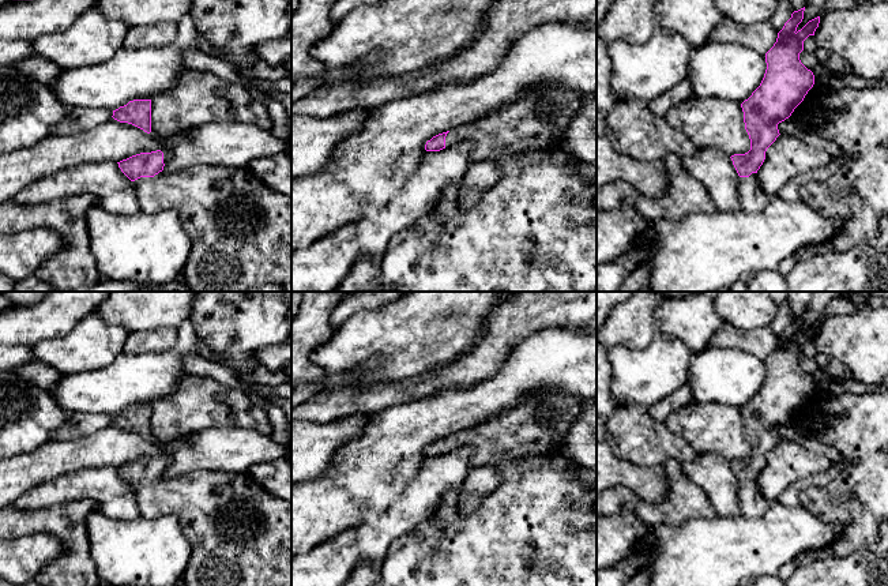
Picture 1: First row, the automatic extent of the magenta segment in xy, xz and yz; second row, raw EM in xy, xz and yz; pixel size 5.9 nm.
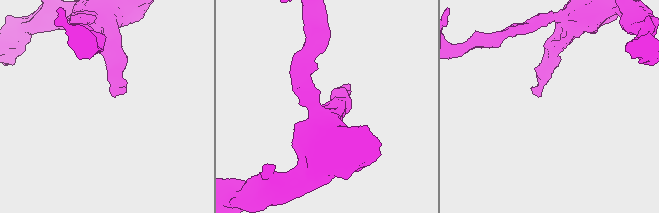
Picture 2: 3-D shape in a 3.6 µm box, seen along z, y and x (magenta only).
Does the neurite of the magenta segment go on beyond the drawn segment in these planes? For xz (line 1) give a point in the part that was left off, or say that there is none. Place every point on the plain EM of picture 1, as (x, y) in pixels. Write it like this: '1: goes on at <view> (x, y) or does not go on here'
1: goes on at xz (538, 424)

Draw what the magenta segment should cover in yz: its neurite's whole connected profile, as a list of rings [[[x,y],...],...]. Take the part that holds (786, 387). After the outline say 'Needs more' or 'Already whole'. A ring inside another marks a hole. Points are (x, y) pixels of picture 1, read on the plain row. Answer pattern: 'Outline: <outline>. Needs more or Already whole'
Outline: [[[805,312],[794,316],[778,338],[776,348],[765,358],[767,375],[760,391],[741,409],[750,455],[730,463],[740,481],[740,514],[744,518],[760,516],[770,506],[756,478],[767,454],[780,440],[778,429],[791,421],[814,390],[814,380],[801,368],[799,358],[804,346],[814,341],[820,322],[798,335],[804,316]]]. Needs more

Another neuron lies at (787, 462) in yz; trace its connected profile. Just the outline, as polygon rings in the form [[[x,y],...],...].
[[[780,439],[767,454],[765,465],[756,480],[763,496],[774,503],[791,484],[827,473],[831,467],[832,463],[825,455]]]

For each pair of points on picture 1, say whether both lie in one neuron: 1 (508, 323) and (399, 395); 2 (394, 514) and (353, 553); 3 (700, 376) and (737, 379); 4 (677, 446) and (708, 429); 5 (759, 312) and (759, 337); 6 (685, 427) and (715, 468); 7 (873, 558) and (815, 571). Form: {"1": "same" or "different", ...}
{"1": "same", "2": "same", "3": "same", "4": "different", "5": "different", "6": "different", "7": "same"}

